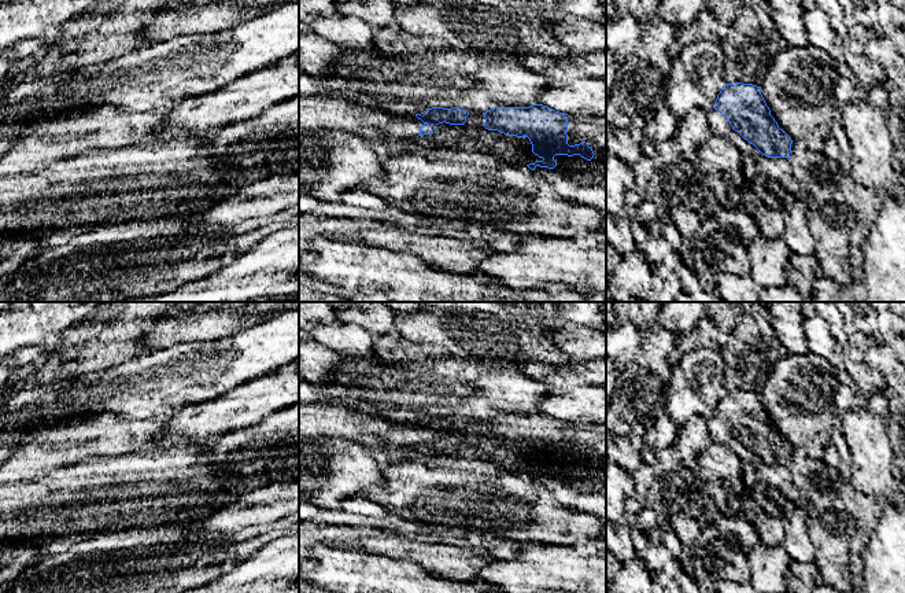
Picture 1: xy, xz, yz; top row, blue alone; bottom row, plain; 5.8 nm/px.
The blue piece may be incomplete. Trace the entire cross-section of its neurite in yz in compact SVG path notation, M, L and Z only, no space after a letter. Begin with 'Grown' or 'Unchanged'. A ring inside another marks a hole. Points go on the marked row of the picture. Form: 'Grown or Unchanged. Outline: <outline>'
Grown. Outline: M724 84L713 108L708 111L710 135L732 143L742 156L761 152L768 158L787 158L791 137L779 128L767 106L761 86Z

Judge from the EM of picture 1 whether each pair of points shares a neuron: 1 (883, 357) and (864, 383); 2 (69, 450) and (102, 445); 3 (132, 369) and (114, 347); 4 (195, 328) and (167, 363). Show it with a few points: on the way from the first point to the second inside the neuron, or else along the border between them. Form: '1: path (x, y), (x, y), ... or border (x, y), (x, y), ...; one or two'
1: border (865, 354), (865, 363), (876, 372); two
2: path (77, 450), (93, 448); one
3: border (146, 350), (95, 374); two
4: border (217, 338), (213, 341), (178, 342), (154, 349); two

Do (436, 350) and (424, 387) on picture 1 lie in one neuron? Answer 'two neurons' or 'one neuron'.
two neurons

